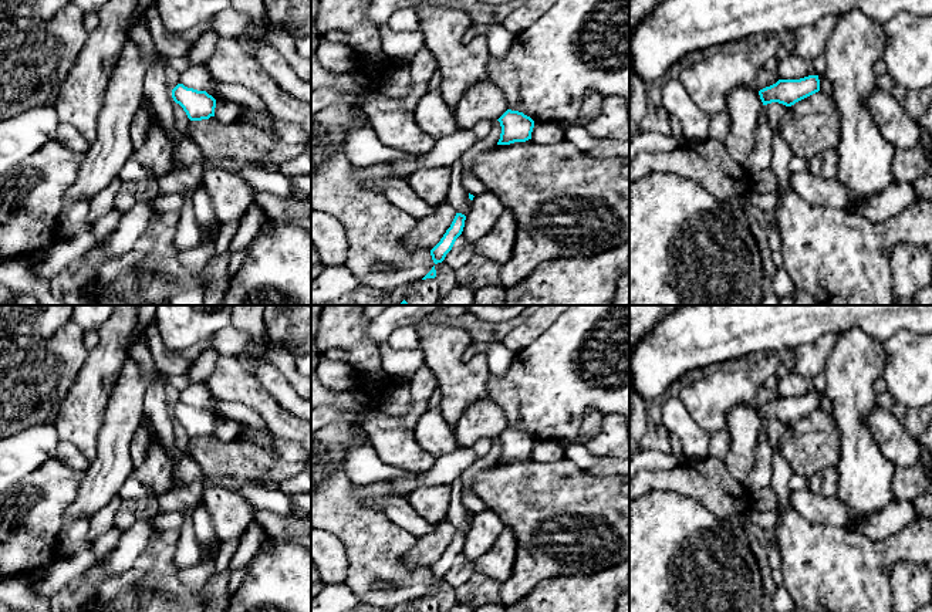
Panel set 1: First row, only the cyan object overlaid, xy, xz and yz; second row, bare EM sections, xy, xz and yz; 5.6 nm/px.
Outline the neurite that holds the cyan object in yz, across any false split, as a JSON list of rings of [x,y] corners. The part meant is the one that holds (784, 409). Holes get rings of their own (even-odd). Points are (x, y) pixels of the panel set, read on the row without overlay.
[[[808,393],[800,398],[779,398],[776,402],[760,408],[759,413],[763,423],[779,420],[791,425],[818,409],[818,393]]]

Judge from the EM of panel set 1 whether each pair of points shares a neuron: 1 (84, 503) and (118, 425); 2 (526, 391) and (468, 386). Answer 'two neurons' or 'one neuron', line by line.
1: one neuron
2: two neurons

